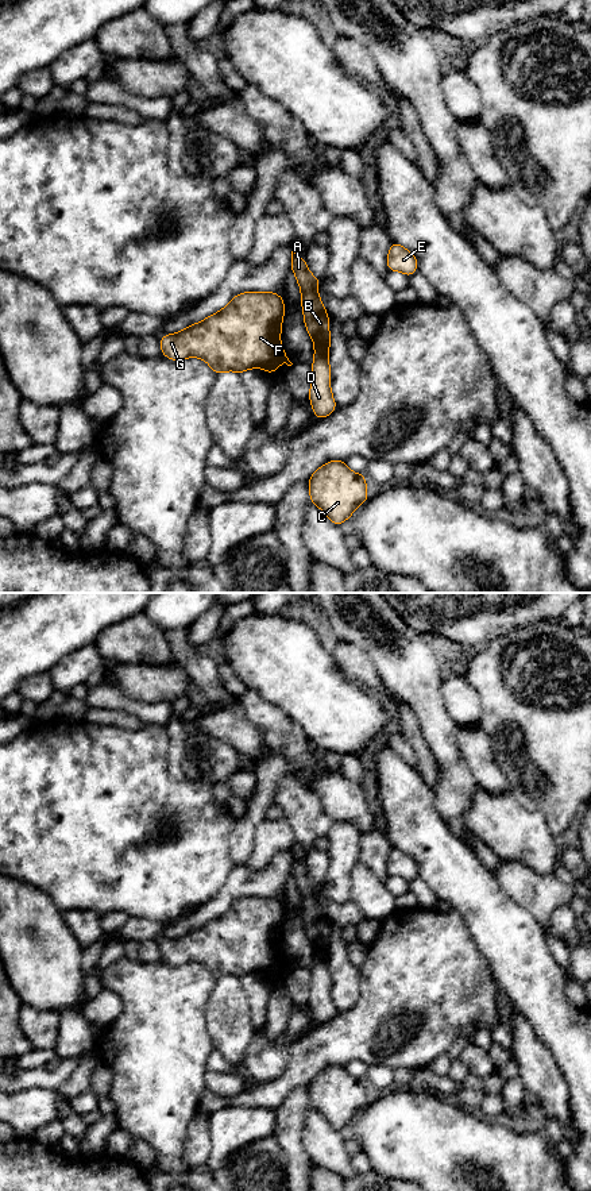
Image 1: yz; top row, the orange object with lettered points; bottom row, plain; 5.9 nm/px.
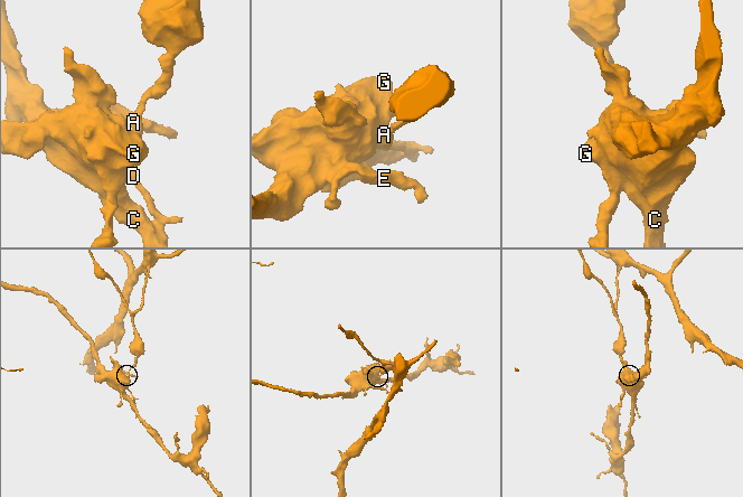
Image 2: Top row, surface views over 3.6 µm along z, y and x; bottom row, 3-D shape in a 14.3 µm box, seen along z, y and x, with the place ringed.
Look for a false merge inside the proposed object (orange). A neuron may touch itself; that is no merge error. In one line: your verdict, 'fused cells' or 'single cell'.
fused cells

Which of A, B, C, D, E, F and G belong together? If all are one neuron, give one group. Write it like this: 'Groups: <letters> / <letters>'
Groups: A B / C D E F G

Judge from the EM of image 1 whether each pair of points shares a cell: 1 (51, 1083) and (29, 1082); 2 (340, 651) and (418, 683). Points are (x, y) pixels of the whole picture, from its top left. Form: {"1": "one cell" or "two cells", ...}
{"1": "one cell", "2": "two cells"}

